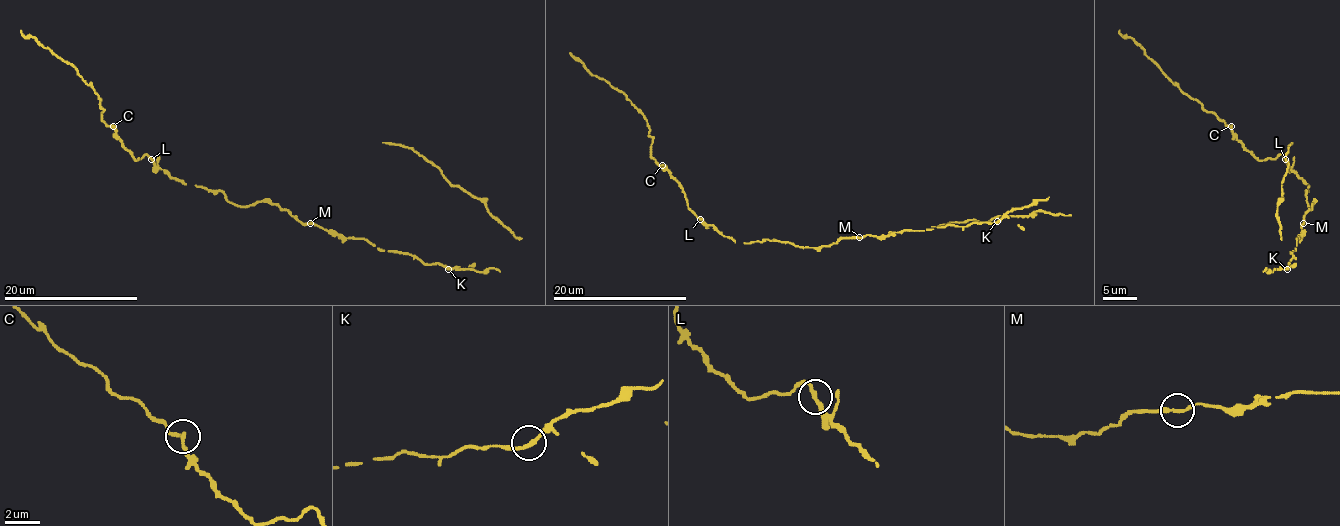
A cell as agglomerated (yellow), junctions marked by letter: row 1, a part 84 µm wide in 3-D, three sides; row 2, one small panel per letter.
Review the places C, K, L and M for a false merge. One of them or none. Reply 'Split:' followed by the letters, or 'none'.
Split: none

